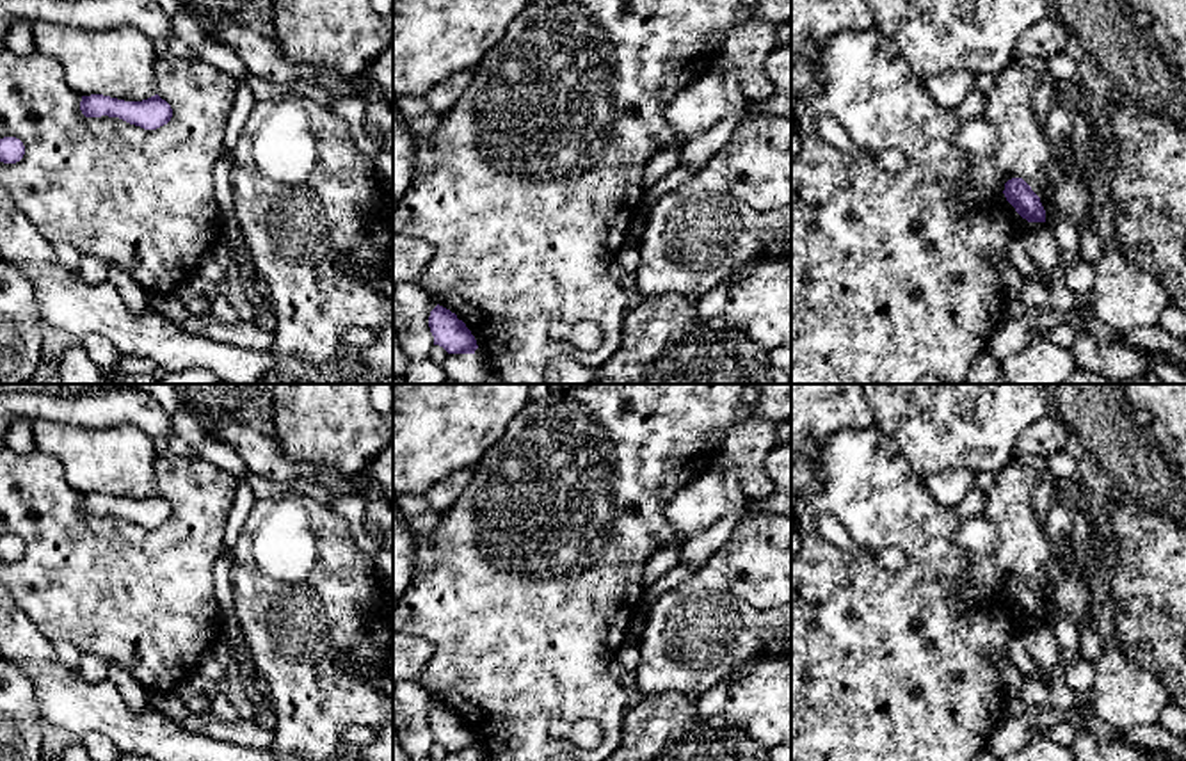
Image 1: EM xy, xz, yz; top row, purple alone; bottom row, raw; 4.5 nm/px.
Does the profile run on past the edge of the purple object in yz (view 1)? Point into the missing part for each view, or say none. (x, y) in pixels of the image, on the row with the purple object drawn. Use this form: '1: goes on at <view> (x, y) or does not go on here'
1: does not go on here

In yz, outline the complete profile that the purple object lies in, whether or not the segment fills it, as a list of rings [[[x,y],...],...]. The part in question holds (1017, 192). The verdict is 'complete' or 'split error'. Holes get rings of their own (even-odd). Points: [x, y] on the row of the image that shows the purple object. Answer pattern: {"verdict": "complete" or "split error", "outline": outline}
{"verdict": "complete", "outline": [[[1022,178],[1008,180],[1003,194],[1022,219],[1028,222],[1046,222],[1046,210],[1040,197]]]}

